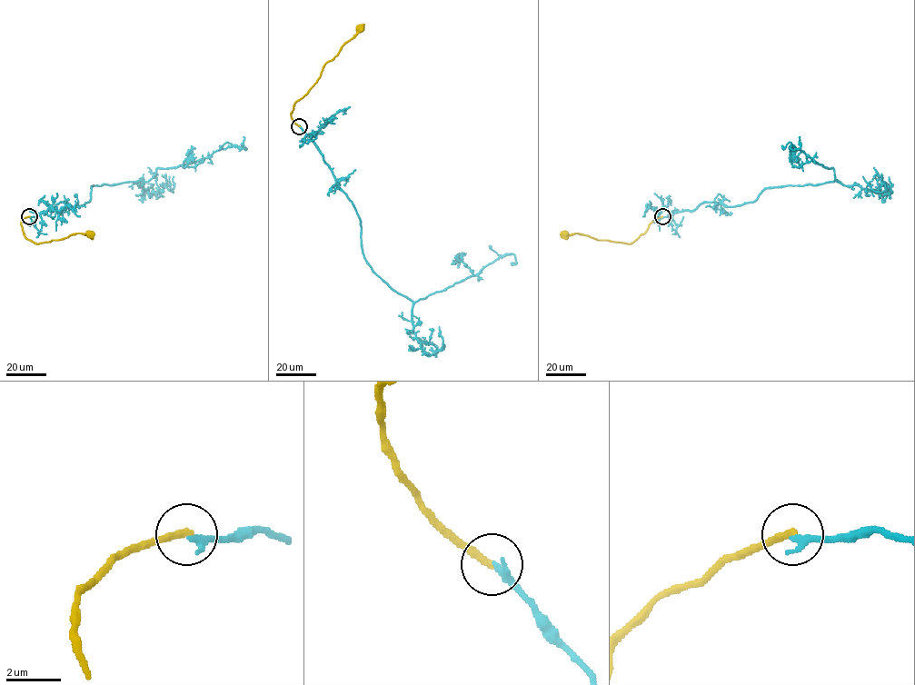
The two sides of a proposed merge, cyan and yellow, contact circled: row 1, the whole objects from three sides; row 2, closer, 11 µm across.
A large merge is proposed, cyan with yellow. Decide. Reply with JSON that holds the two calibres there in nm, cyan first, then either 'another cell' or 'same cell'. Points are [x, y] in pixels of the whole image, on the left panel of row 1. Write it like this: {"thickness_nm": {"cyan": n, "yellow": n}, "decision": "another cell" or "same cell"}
{"thickness_nm": {"cyan": 280, "yellow": 300}, "decision": "another cell"}

